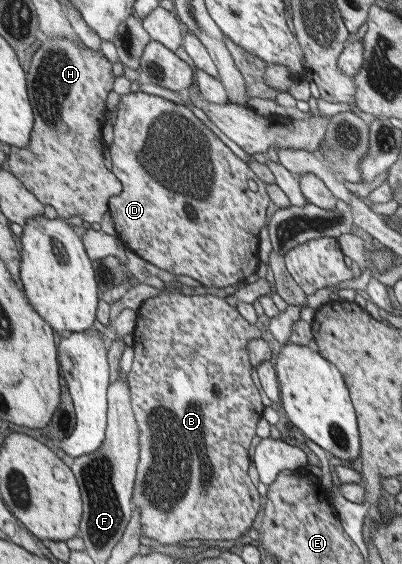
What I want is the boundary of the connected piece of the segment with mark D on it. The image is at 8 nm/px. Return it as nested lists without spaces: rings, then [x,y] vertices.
[[[130,92],[125,95],[121,95],[121,100],[118,104],[117,118],[114,129],[114,139],[112,141],[111,153],[113,155],[113,167],[114,174],[118,175],[118,178],[122,180],[124,185],[121,194],[116,195],[110,199],[110,213],[114,221],[115,229],[118,233],[118,237],[123,241],[127,250],[137,252],[137,255],[143,257],[147,262],[153,264],[161,270],[168,271],[175,276],[189,276],[193,280],[199,282],[202,286],[207,288],[225,288],[232,285],[239,286],[242,281],[249,275],[257,273],[259,269],[259,237],[261,237],[261,229],[263,225],[267,223],[267,211],[269,211],[269,205],[271,205],[271,198],[268,194],[268,184],[266,184],[253,170],[249,163],[243,161],[241,157],[237,157],[217,135],[215,131],[211,131],[211,127],[207,127],[207,123],[203,123],[203,119],[199,119],[199,115],[195,115],[189,107],[180,105],[164,99],[157,95],[152,95],[144,92]]]

